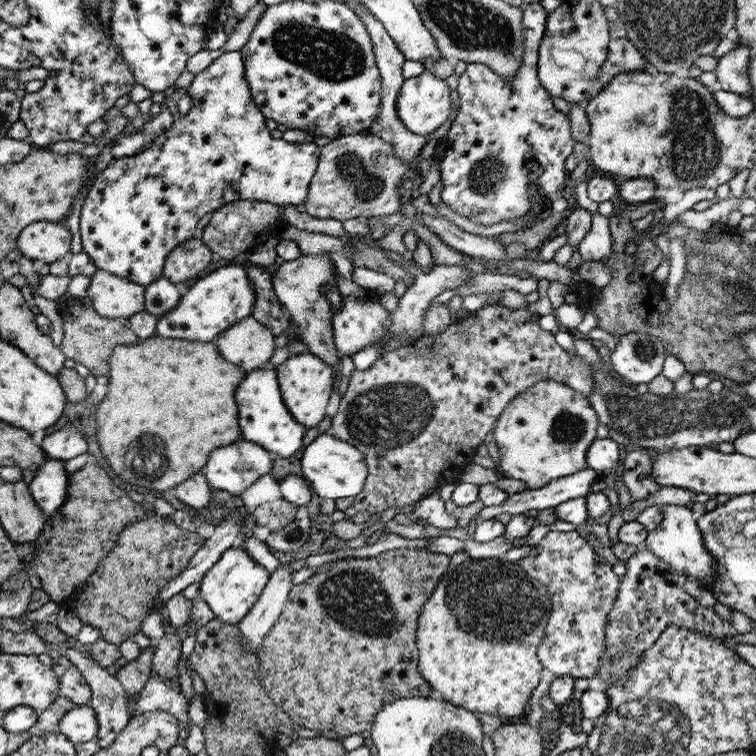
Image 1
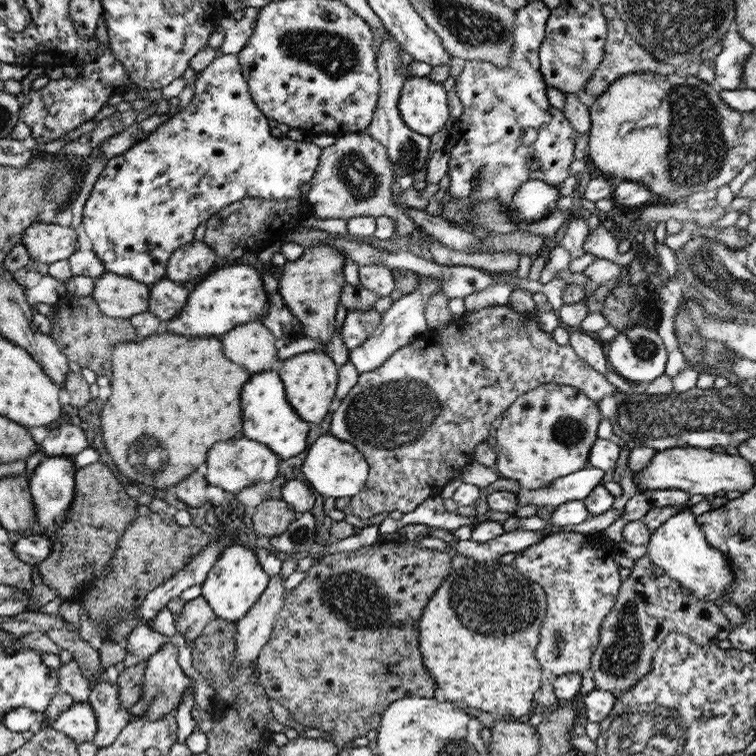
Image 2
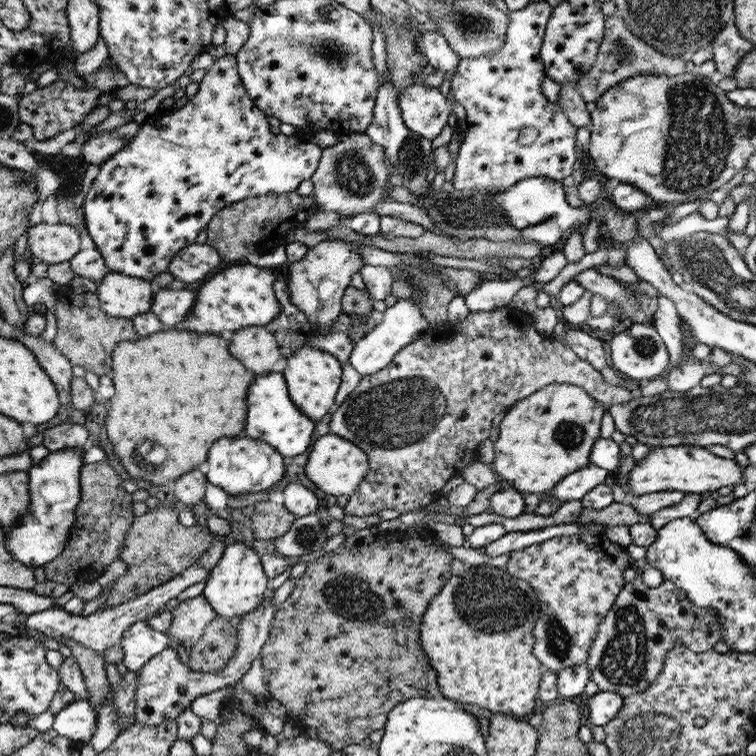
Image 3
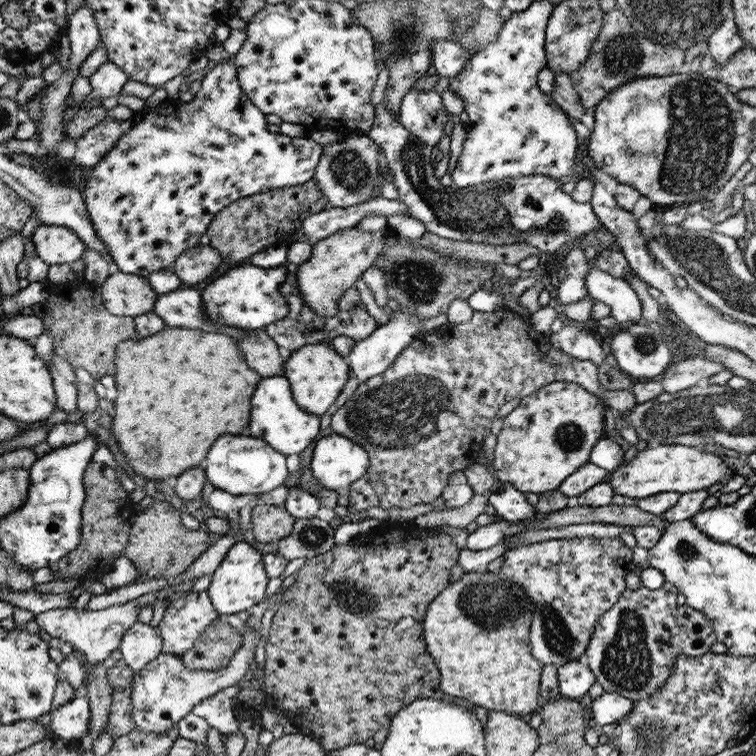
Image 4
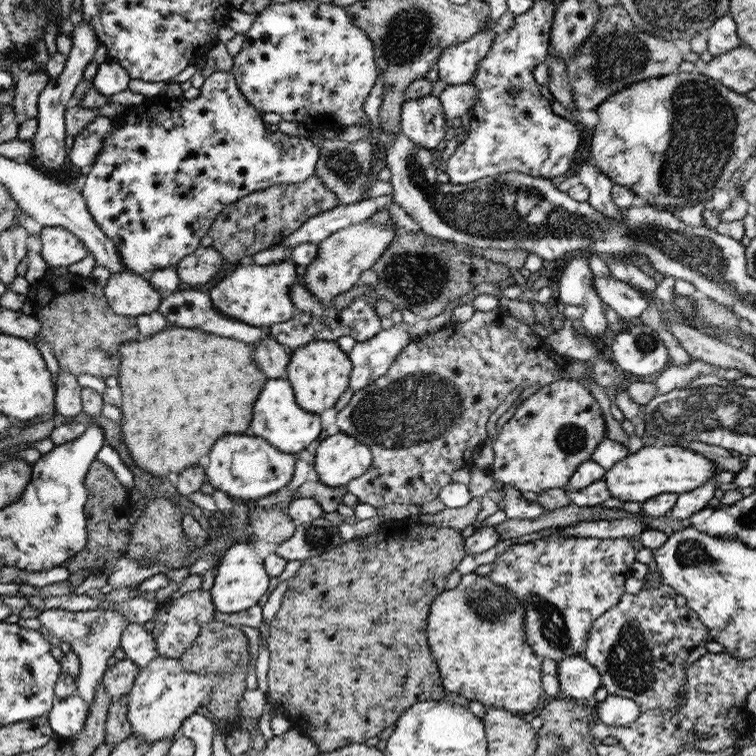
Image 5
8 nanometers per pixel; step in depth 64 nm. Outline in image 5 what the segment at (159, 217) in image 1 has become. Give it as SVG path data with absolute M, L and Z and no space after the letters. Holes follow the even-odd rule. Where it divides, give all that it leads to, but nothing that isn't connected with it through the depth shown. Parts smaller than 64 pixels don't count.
M215 69L196 98L156 95L126 109L122 118L114 119L118 125L104 139L81 192L94 222L114 242L122 263L138 275L176 268L180 259L201 246L200 240L230 203L275 184L306 180L315 173L320 156L318 146L306 135L296 137L266 129L263 114L242 94L231 71Z

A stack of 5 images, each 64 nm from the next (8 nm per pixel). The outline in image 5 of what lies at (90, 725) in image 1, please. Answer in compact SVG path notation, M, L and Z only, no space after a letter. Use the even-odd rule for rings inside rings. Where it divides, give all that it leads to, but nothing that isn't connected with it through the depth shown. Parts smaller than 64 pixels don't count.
M74 694L67 699L57 698L47 717L56 735L70 739L72 735L83 730L89 714L90 707L86 700Z

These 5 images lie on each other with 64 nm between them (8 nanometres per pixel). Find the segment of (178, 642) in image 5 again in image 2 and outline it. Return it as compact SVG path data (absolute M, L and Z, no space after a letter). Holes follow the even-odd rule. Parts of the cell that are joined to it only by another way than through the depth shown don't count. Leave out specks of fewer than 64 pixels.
M200 595L184 603L178 619L175 619L176 630L186 640L195 641L206 624L216 618L217 616L208 601Z

